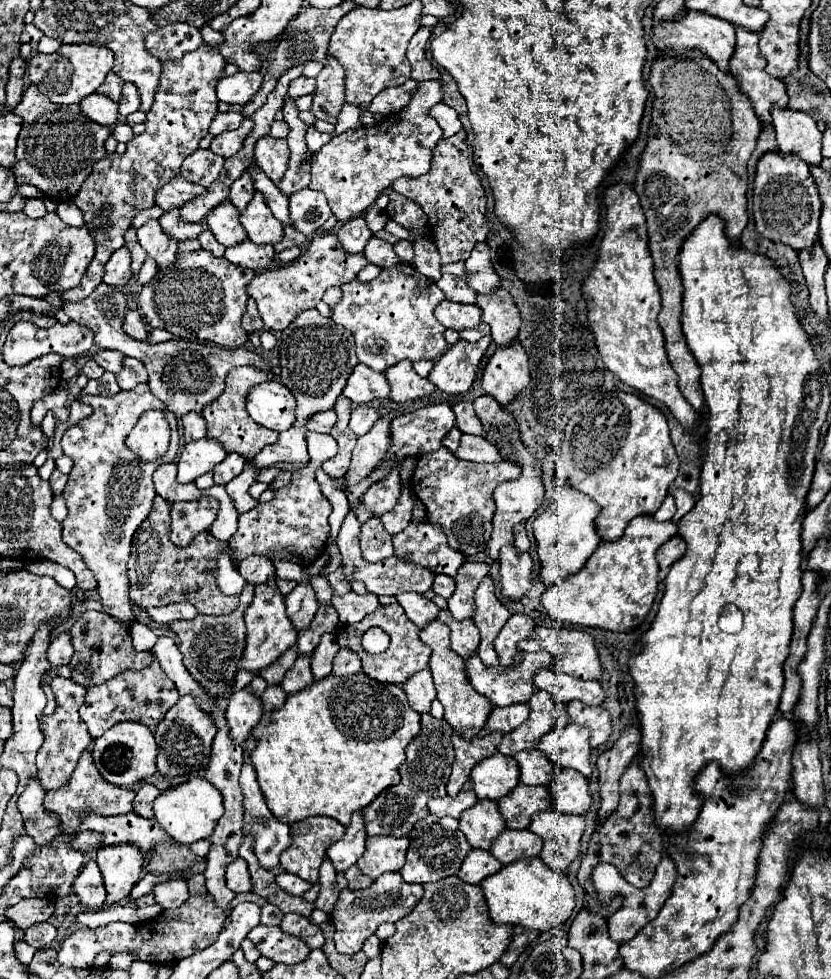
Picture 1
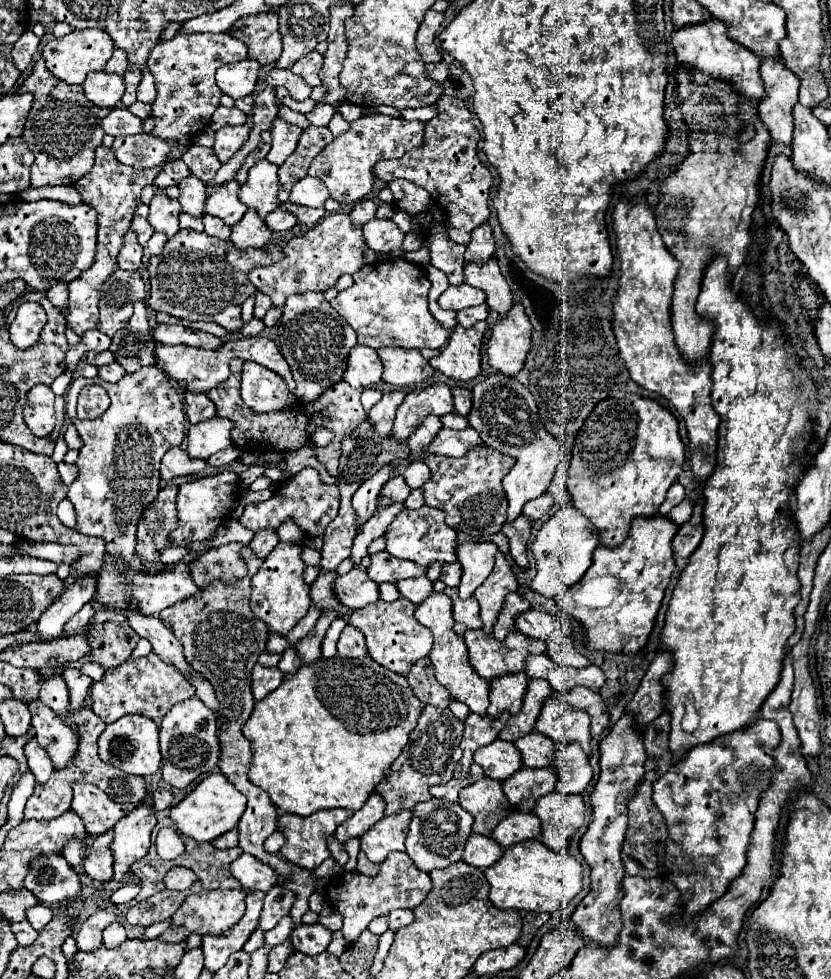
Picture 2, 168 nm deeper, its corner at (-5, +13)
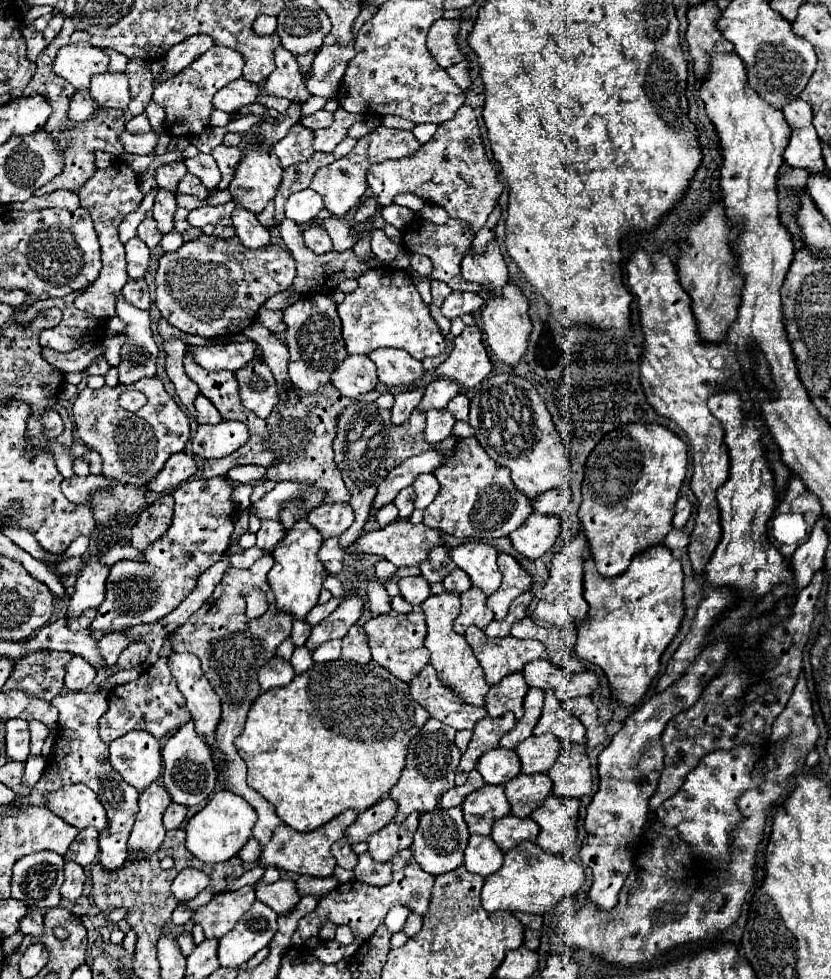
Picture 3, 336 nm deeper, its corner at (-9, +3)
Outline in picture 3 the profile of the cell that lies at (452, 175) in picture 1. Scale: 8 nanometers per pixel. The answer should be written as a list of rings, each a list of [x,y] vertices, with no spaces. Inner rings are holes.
[[[460,106],[456,110],[454,118],[440,124],[436,134],[412,158],[388,160],[388,162],[382,162],[382,164],[368,168],[368,186],[374,192],[380,206],[388,206],[394,200],[394,196],[398,196],[402,192],[412,192],[426,202],[432,202],[432,204],[446,208],[450,218],[466,222],[472,232],[480,230],[480,226],[486,224],[488,214],[494,210],[494,206],[496,206],[496,202],[502,194],[502,184],[498,182],[496,170],[486,156],[486,150],[484,150],[484,144],[482,144],[482,138],[480,138],[480,128],[478,128],[478,122],[476,122],[476,114],[470,106]]]

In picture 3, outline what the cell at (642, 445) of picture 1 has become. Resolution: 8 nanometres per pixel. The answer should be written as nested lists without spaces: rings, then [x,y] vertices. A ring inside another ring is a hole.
[[[630,422],[608,432],[594,446],[586,460],[578,518],[602,576],[622,574],[634,554],[664,542],[664,536],[672,530],[674,504],[686,470],[686,444],[660,424]]]

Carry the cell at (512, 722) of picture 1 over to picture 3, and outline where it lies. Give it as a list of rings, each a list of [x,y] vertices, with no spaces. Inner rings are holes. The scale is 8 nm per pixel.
[[[522,672],[510,674],[508,678],[502,678],[496,686],[490,686],[486,694],[486,710],[492,718],[500,718],[506,712],[514,712],[516,720],[522,718],[524,708],[524,696],[528,692],[528,684],[522,676]]]

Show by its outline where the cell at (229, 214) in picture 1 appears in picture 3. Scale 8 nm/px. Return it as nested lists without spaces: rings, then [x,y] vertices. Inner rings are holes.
[[[230,200],[226,204],[218,206],[200,206],[188,214],[188,222],[196,228],[202,228],[206,224],[222,224],[230,226],[232,224],[232,210],[236,208],[236,202]]]

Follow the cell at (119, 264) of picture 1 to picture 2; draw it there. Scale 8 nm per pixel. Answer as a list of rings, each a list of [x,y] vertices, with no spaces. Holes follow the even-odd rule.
[[[128,230],[124,234],[124,246],[118,254],[118,266],[122,270],[138,270],[140,264],[142,264],[142,246],[136,240],[136,234]]]

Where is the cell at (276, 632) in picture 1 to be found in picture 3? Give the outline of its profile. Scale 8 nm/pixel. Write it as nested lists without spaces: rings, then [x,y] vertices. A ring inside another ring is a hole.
[[[304,518],[304,522],[296,522],[292,530],[284,536],[280,546],[272,552],[274,566],[268,572],[268,584],[276,598],[276,610],[290,614],[294,620],[304,620],[312,606],[318,604],[318,594],[322,590],[322,580],[326,576],[324,566],[318,562],[318,548],[322,546],[322,538],[318,530]]]

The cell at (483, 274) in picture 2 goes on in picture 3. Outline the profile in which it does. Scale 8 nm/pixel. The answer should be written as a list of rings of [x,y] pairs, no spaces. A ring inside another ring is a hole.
[[[496,240],[488,244],[488,254],[478,256],[472,250],[462,260],[462,276],[466,282],[474,282],[482,286],[482,292],[490,292],[494,296],[508,284],[508,270],[502,260],[500,248]]]

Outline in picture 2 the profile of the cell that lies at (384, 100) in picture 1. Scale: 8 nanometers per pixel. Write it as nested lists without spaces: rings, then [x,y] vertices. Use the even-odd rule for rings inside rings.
[[[444,60],[438,62],[438,64],[428,64],[426,70],[428,70],[430,78],[436,80],[436,82],[444,82],[448,78],[448,74],[450,74],[450,68],[448,68],[448,64]]]

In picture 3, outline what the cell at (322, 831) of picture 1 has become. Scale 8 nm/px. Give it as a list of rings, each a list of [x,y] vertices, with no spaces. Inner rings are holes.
[[[348,810],[340,816],[336,816],[334,820],[326,822],[324,826],[312,830],[312,832],[296,832],[294,828],[286,826],[286,824],[280,824],[274,834],[272,834],[272,840],[268,842],[268,846],[264,848],[260,860],[256,862],[256,866],[246,872],[244,876],[240,876],[236,882],[238,882],[238,888],[246,886],[246,884],[254,884],[256,880],[262,878],[264,874],[264,868],[266,866],[278,866],[278,868],[284,868],[284,870],[290,870],[290,872],[296,872],[296,874],[308,874],[308,876],[320,876],[320,878],[326,878],[326,876],[332,876],[332,870],[336,868],[336,860],[332,858],[330,854],[330,846],[344,836],[344,830],[356,820],[356,812]]]

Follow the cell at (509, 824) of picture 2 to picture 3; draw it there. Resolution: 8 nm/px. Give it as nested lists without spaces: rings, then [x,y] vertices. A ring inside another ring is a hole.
[[[504,816],[500,822],[492,828],[492,840],[498,844],[502,852],[512,850],[520,842],[534,842],[538,838],[538,824],[532,818],[516,818],[516,816]]]

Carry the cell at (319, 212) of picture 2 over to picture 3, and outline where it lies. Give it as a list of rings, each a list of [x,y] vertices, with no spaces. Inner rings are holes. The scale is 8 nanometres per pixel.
[[[336,216],[326,218],[326,220],[312,220],[310,226],[324,228],[330,234],[336,250],[346,250],[346,248],[354,246],[354,230],[344,220],[336,218]]]

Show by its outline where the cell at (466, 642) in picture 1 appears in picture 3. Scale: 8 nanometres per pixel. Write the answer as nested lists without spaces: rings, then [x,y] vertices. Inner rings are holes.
[[[472,586],[464,594],[460,594],[460,600],[462,600],[462,608],[458,618],[454,620],[454,632],[464,634],[468,626],[478,626],[480,630],[486,630],[486,626],[494,620],[494,614],[492,610],[488,610],[486,596],[482,594],[482,590],[476,590]]]

